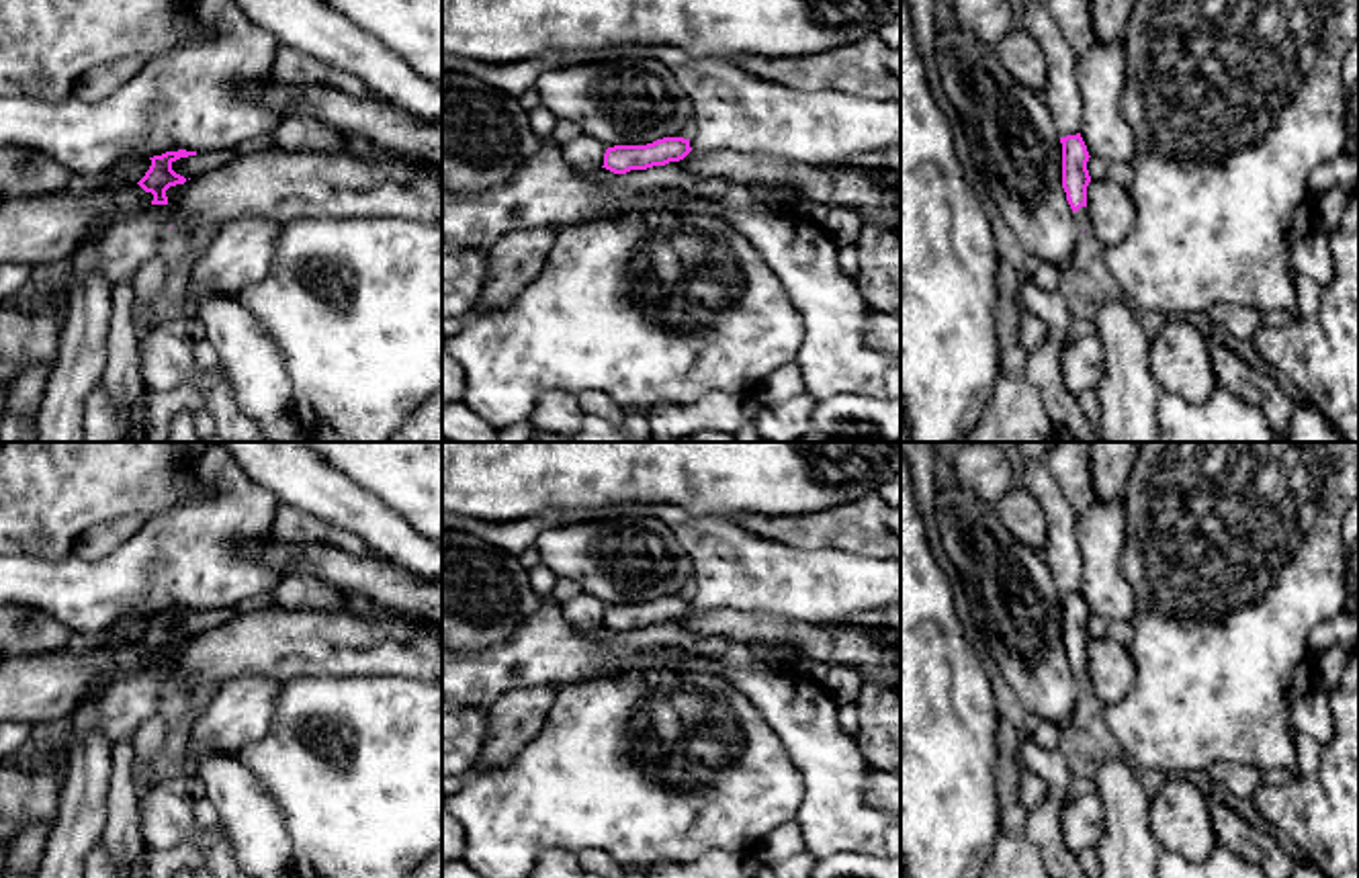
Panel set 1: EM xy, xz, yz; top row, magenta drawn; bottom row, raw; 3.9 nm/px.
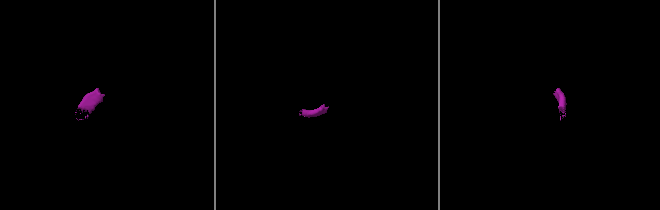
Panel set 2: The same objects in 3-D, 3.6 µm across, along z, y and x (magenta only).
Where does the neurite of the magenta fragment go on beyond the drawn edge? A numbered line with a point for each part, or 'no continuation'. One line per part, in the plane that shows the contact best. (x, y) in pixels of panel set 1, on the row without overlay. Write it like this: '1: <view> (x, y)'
1: xy (127, 703)

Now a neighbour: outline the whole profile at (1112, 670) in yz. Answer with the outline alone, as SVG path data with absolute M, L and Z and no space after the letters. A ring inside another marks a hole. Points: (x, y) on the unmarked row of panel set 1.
M1107 636L1087 645L1087 688L1107 706L1120 702L1132 688L1136 663L1126 645Z

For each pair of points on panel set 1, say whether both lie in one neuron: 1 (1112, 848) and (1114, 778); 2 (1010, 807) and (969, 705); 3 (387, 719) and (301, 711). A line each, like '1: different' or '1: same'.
1: same
2: different
3: same

